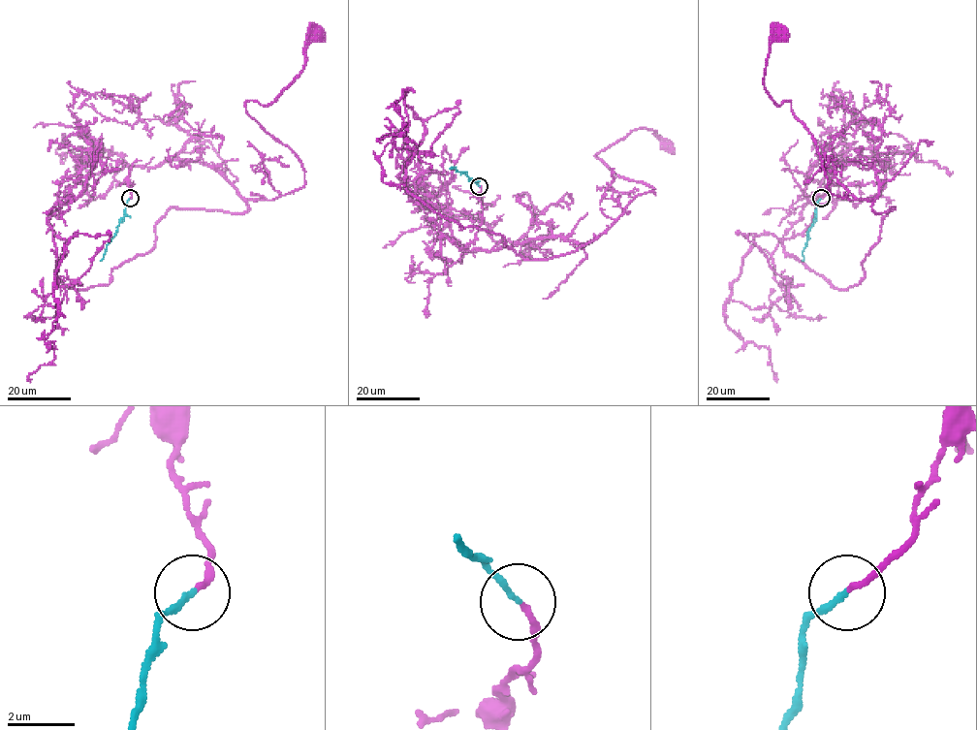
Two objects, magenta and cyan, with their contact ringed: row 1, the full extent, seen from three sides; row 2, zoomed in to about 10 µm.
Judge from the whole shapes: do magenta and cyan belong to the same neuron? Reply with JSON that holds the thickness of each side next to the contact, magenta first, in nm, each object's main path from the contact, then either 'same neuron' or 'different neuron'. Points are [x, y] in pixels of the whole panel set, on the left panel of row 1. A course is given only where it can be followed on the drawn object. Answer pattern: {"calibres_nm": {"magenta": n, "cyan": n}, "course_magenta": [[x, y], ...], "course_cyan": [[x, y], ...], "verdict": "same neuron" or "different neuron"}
{"calibres_nm": {"magenta": 160, "cyan": 180}, "course_magenta": [[131, 198], [116, 174], [170, 160], [247, 199], [299, 189], [299, 159], [245, 103], [278, 97], [318, 34]], "course_cyan": [[130, 198], [123, 219], [101, 261]], "verdict": "same neuron"}

